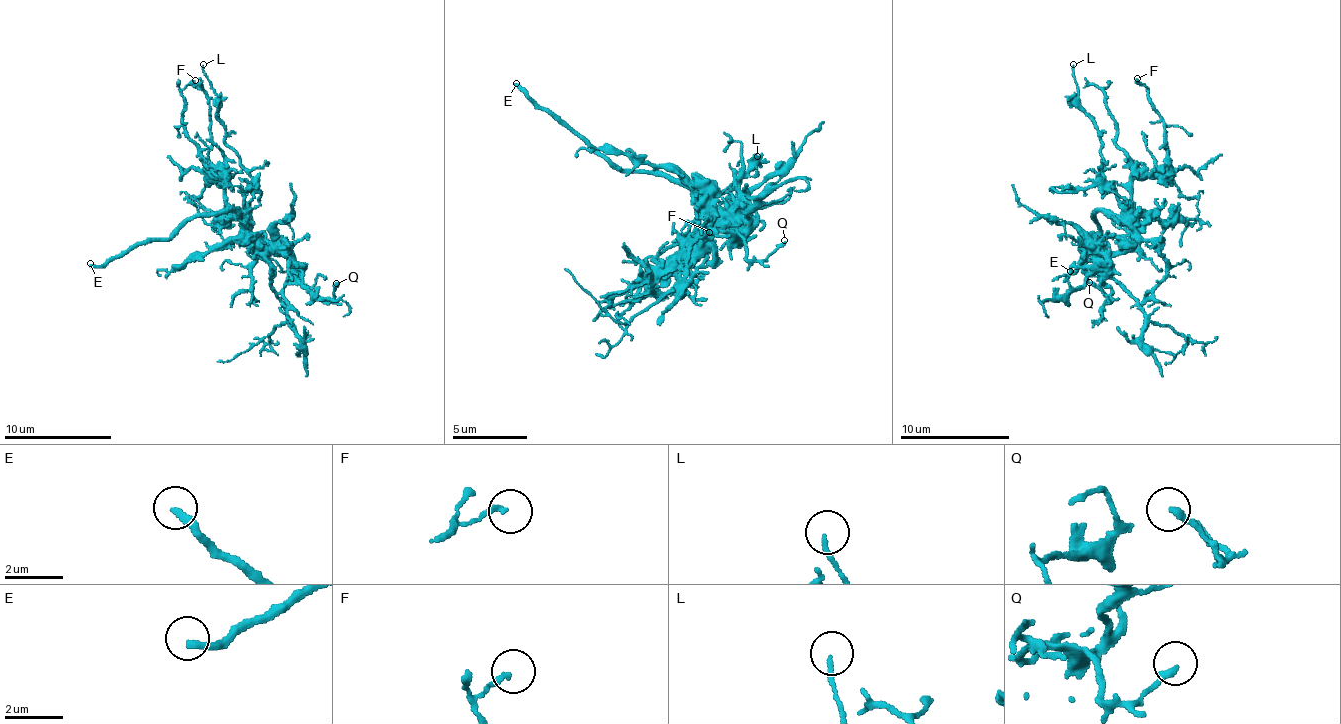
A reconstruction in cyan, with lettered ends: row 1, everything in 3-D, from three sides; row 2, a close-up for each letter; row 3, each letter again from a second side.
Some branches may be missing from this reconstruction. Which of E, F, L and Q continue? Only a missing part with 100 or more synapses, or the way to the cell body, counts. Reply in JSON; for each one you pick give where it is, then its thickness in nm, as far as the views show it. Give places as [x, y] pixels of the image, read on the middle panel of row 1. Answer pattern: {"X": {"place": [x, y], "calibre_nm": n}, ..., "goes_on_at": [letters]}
{"E": {"place": [516, 83], "calibre_nm": 240}, "goes_on_at": ["E"]}

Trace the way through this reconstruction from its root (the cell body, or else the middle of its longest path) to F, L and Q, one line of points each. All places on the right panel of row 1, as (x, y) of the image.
F: (1131, 241), (1137, 214), (1131, 203), (1132, 184), (1163, 163), (1167, 152), (1163, 117), (1137, 78)
L: (1131, 241), (1131, 214), (1117, 197), (1117, 189), (1103, 178), (1103, 146), (1097, 124), (1079, 102), (1073, 64)
Q: (1131, 241), (1111, 254), (1104, 254), (1109, 259), (1100, 283), (1109, 302), (1089, 282)

